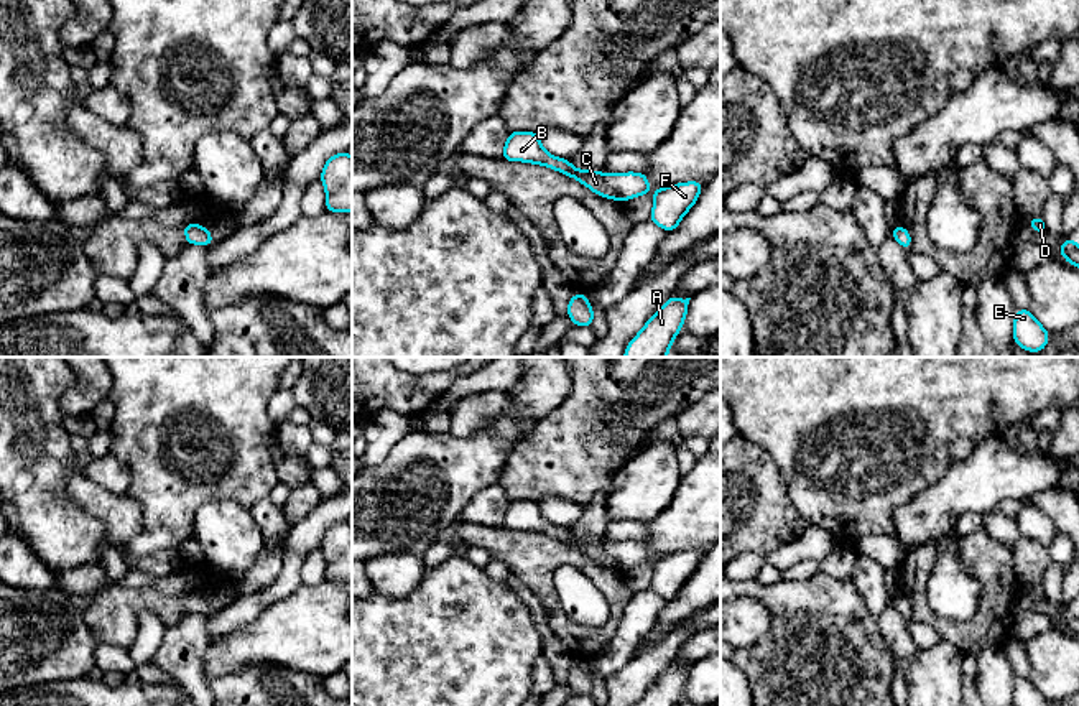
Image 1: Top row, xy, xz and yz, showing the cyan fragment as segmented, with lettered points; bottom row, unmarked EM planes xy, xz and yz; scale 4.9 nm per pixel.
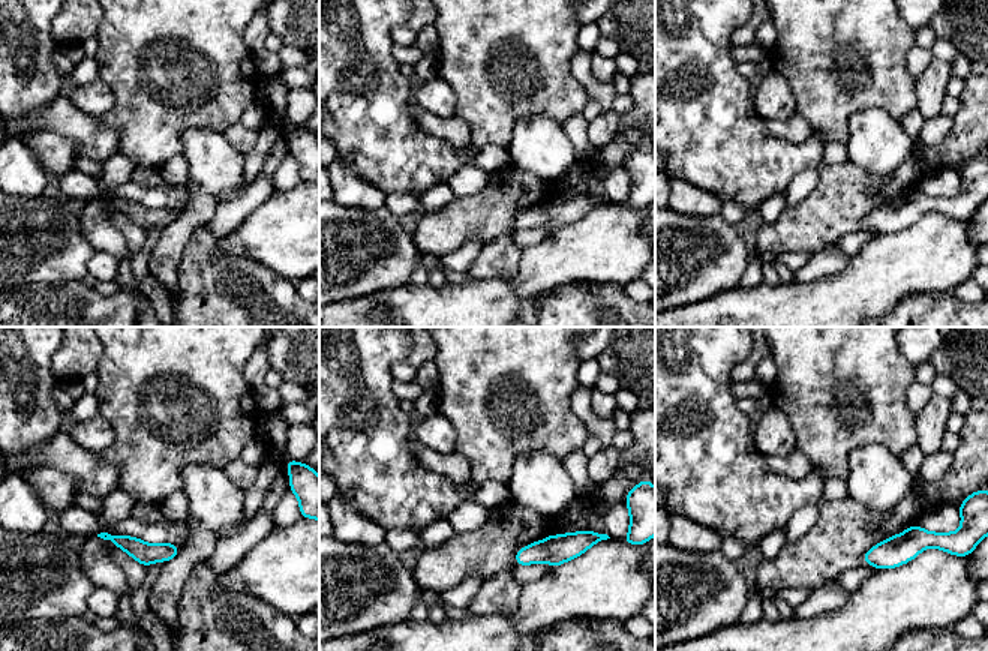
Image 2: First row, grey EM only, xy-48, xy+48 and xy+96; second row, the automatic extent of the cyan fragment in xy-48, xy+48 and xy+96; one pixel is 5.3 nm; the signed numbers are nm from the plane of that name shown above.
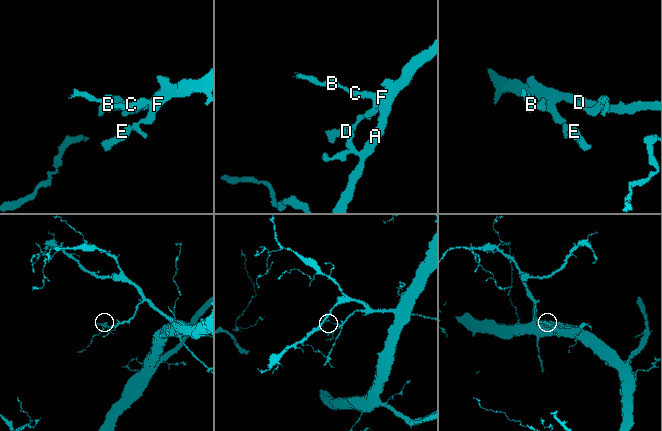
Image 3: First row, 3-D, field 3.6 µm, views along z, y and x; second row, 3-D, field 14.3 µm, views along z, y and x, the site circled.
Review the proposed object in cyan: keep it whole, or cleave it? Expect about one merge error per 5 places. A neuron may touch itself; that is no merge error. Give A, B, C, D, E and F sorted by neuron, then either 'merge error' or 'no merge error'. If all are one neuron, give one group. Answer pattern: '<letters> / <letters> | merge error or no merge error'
A B C D E F | no merge error

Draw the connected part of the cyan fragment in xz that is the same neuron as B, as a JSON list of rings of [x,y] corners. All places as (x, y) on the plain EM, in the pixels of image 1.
[[[510,500],[502,528],[544,533],[571,545],[602,566],[627,571],[630,566],[646,563],[650,551],[645,541],[605,543],[602,540],[576,538],[569,528],[549,523],[535,500]]]

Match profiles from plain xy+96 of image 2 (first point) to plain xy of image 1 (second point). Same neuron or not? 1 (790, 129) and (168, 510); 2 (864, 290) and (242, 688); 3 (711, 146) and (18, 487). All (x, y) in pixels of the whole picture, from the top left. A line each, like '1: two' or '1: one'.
1: two
2: two
3: one

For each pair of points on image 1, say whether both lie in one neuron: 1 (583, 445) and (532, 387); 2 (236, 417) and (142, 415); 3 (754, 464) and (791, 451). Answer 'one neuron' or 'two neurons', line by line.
1: two neurons
2: one neuron
3: two neurons

